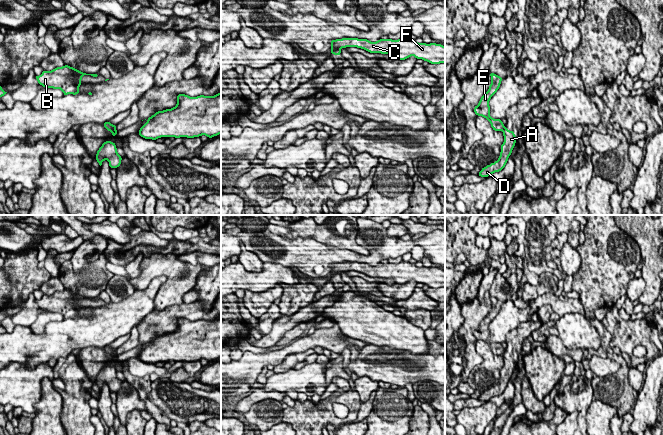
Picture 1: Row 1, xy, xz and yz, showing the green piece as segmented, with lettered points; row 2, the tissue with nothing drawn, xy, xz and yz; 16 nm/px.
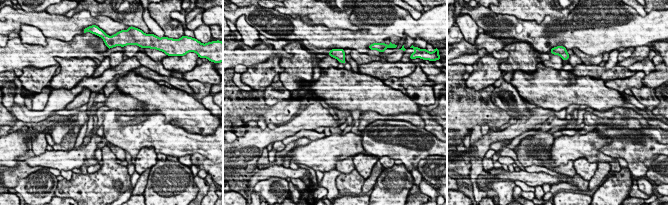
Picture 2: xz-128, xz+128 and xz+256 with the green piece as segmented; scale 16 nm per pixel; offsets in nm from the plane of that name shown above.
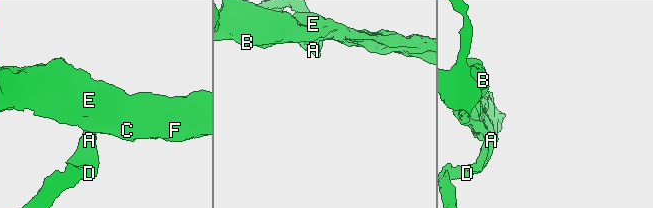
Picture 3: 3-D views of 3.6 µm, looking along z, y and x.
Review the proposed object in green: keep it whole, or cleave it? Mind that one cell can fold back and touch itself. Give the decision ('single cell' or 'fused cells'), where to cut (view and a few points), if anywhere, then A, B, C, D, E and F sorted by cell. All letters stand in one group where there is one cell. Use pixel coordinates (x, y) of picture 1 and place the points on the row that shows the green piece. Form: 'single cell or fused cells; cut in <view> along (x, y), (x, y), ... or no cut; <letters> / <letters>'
fused cells; cut in yz along (505, 127), (502, 130); A D / B C E F

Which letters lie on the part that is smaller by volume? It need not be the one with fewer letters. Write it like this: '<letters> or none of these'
A, D

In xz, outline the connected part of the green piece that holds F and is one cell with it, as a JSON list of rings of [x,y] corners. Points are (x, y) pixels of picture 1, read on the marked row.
[[[406,37],[398,40],[379,39],[376,42],[367,39],[342,38],[331,40],[330,44],[332,45],[331,51],[357,47],[370,53],[391,54],[397,60],[405,60],[413,55],[416,59],[422,59],[431,64],[445,63],[445,46],[436,43],[417,43]]]

